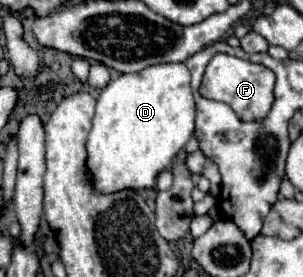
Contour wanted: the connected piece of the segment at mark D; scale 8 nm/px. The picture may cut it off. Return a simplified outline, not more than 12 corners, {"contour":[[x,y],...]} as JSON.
{"contour":[[184,63],[112,79],[86,139],[94,193],[150,189],[194,133]]}

